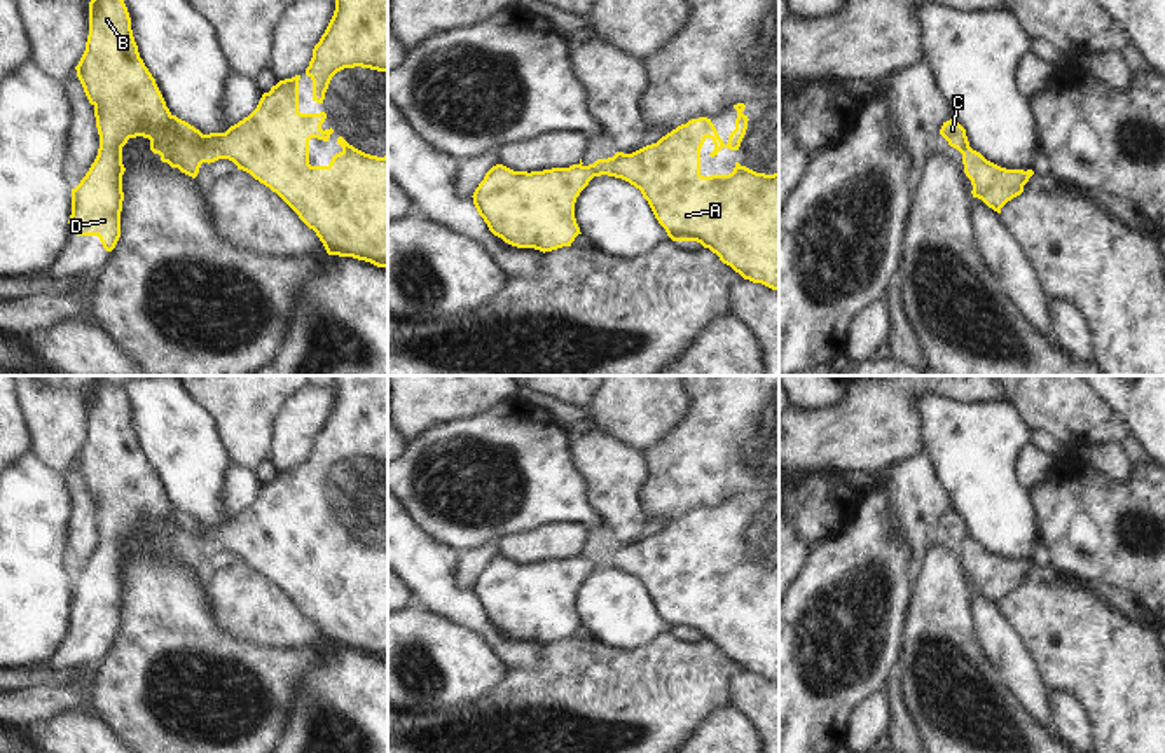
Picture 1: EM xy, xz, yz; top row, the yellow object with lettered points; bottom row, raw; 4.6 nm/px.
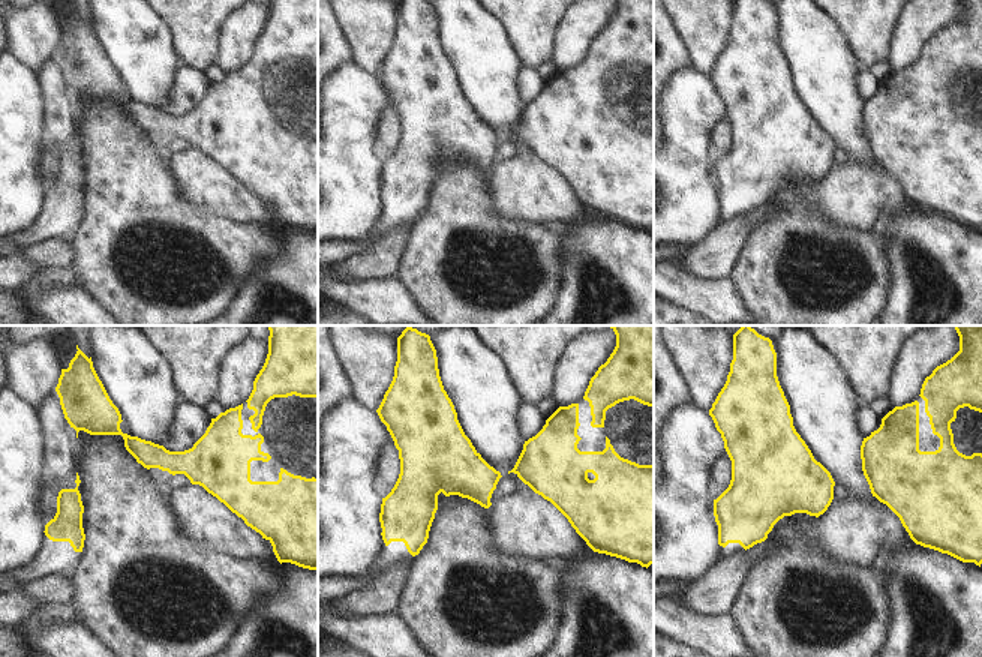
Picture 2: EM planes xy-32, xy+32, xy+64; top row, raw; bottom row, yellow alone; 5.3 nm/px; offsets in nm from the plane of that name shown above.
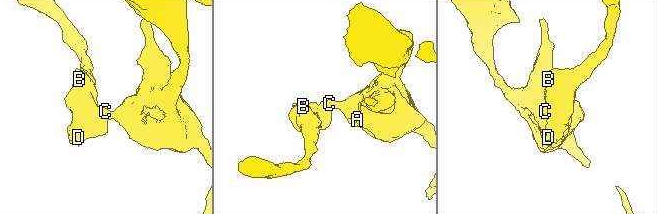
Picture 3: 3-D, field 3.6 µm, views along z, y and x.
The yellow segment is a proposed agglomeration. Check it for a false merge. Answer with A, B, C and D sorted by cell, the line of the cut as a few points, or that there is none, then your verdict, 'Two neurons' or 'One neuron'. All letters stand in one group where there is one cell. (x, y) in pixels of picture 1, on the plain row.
Groups: A C / B D. Split along xy (172, 507), (170, 519), (191, 535), (203, 552). Two neurons

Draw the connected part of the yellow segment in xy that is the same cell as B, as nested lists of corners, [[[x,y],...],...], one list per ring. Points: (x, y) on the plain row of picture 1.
[[[96,383],[89,393],[89,426],[75,461],[94,498],[100,540],[86,568],[72,580],[68,615],[77,627],[98,627],[112,643],[121,629],[122,538],[128,531],[148,529],[150,542],[162,554],[192,570],[203,552],[199,542],[171,521],[173,507],[140,449],[122,388]]]

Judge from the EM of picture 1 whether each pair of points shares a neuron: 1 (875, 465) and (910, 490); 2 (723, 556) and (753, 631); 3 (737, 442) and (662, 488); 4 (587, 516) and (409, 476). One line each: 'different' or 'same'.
1: different
2: same
3: same
4: same

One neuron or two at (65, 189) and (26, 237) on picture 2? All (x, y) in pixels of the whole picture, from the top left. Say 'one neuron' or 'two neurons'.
one neuron

